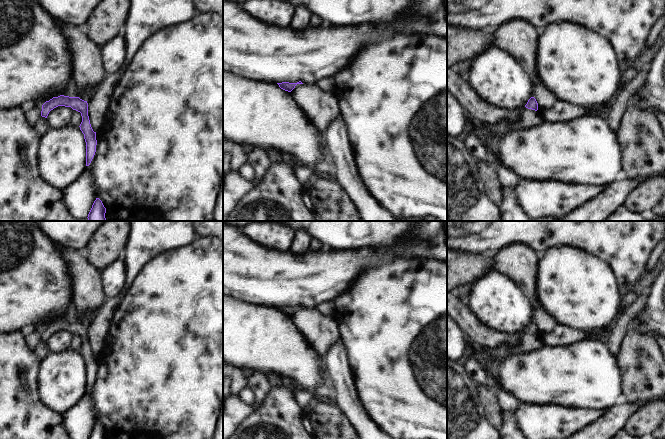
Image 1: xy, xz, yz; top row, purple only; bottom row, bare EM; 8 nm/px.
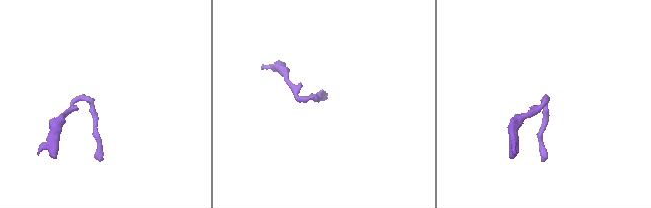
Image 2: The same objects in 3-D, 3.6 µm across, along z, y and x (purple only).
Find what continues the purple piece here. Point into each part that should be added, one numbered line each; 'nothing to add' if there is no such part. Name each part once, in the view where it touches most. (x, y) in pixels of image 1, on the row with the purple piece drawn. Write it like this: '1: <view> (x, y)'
nothing to add

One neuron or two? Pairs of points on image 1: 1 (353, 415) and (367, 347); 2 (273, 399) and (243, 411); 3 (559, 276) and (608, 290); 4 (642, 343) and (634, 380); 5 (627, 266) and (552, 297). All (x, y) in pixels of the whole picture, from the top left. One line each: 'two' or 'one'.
1: two
2: two
3: one
4: one
5: two

